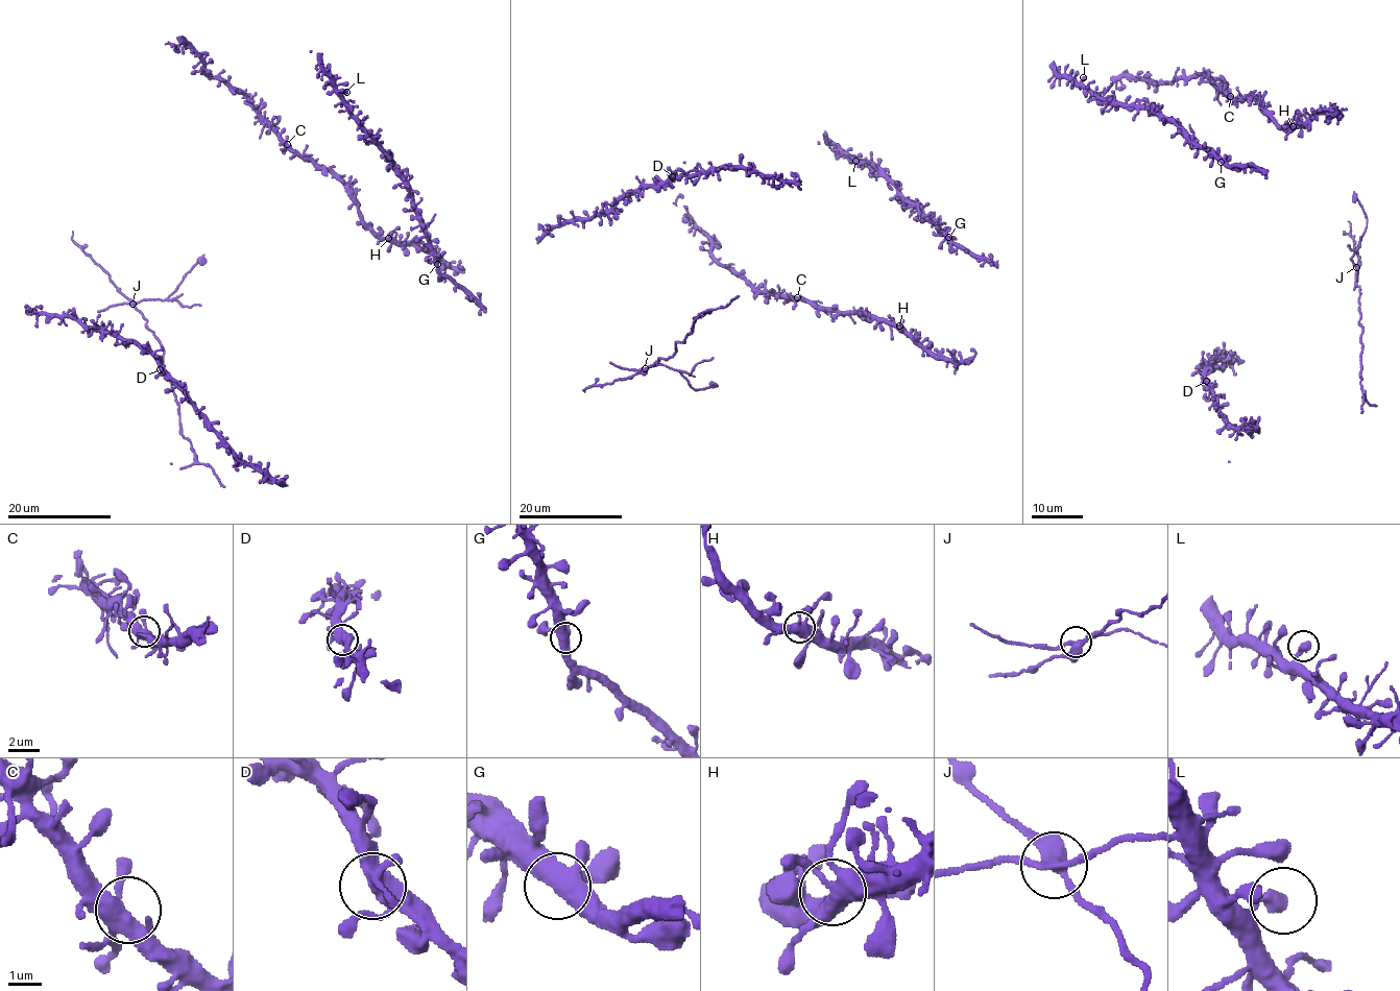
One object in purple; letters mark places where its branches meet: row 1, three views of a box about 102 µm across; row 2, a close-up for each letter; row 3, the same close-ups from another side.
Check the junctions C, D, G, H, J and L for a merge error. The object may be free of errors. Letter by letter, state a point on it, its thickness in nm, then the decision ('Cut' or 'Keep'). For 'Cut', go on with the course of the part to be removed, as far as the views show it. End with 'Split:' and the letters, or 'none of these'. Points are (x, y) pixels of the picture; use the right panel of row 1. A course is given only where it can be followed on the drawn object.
C: Place: (1230, 96). Thickness 440 nm. Keep
D: Place: (1206, 381). Thickness 440 nm. Keep
G: Place: (1221, 162). Thickness 440 nm. Keep
H: Place: (1293, 126). Thickness 440 nm. Keep
J: Place: (1356, 267). Thickness 320 nm. Cut. Course of the part to remove: (1356, 267), (1351, 260), (1364, 233), (1367, 217), (1356, 196)
L: Place: (1083, 77). Thickness 320 nm. Keep
Split: J

